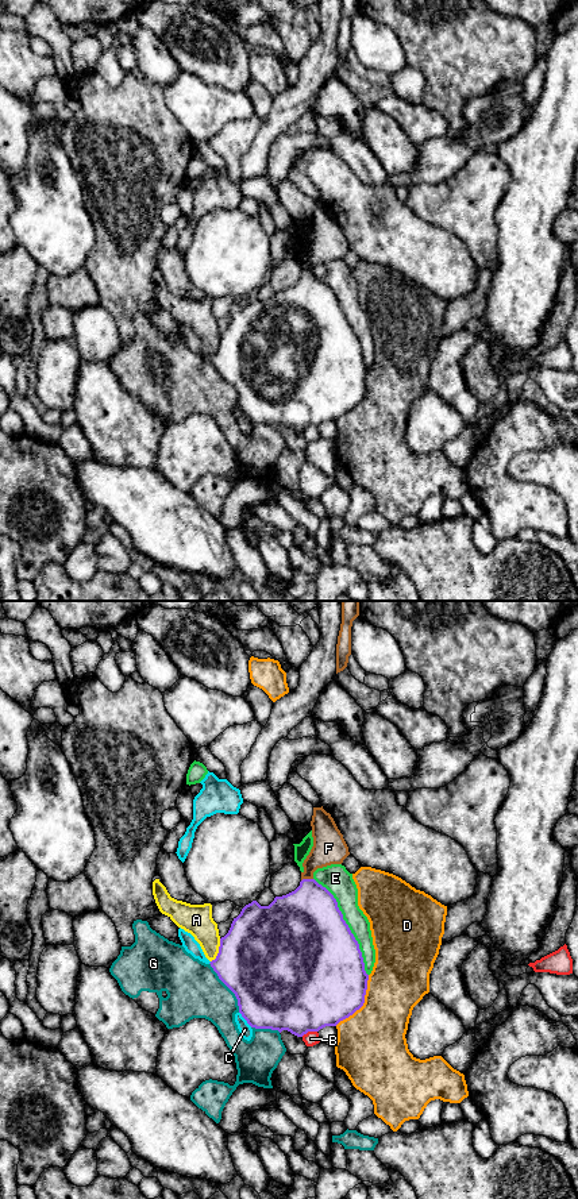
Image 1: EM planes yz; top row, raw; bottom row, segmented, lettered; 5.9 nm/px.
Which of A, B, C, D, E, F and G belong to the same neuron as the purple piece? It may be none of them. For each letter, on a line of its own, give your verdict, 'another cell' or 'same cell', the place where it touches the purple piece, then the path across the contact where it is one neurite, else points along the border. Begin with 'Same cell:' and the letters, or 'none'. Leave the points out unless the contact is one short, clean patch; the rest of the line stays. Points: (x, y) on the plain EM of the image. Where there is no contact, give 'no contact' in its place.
Same cell: F
A: another cell | yz (219, 346)
B: another cell | yz (308, 425)
C: another cell | yz (245, 413)
D: another cell | yz (363, 397)
E: another cell | yz (347, 322)
F: same cell | yz (307, 274) | across yz (307, 316), (307, 274), (308, 263), (328, 243)
G: another cell | yz (227, 381)

